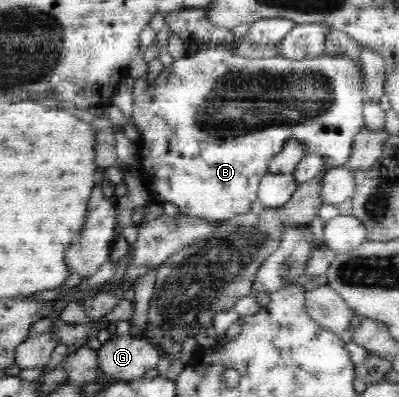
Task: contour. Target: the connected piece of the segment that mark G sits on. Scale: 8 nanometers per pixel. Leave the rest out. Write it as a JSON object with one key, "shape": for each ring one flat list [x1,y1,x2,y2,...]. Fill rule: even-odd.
{"shape":[[144,334,137,337,124,335,122,337,112,336,109,341,101,344,97,350,97,361,99,362,99,369,110,380,131,381,144,377,144,374,150,368,158,366,158,360,163,356,162,348,158,347,156,343,152,343,150,339,144,337]]}

